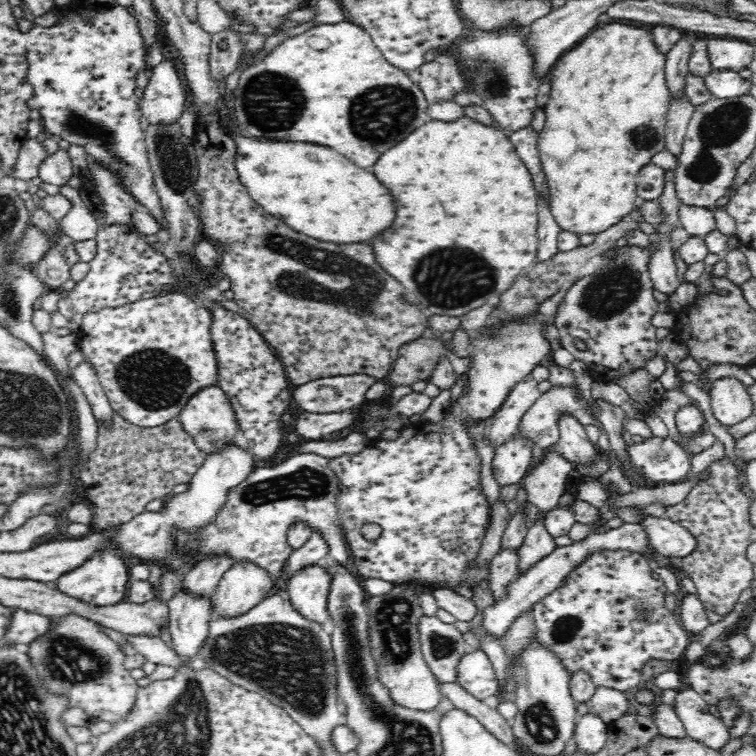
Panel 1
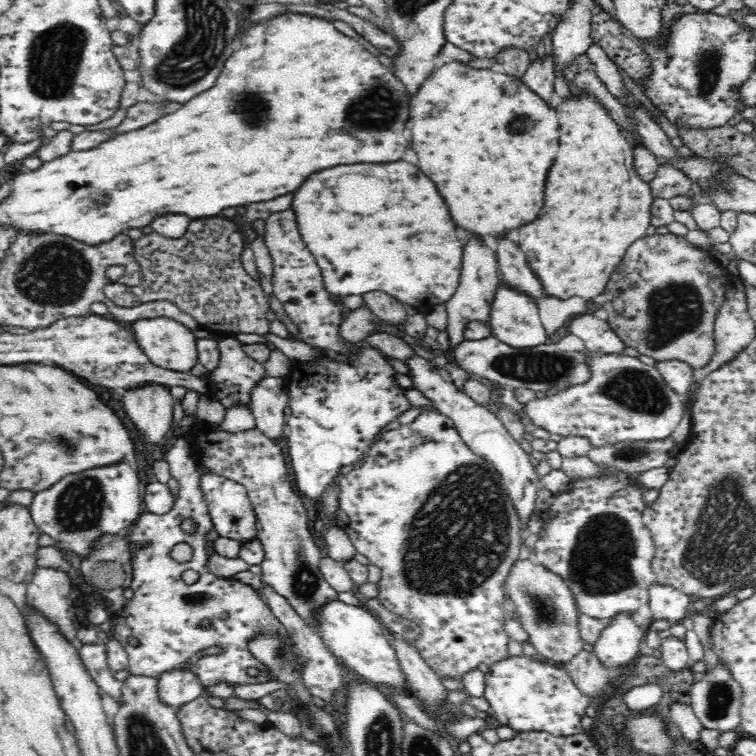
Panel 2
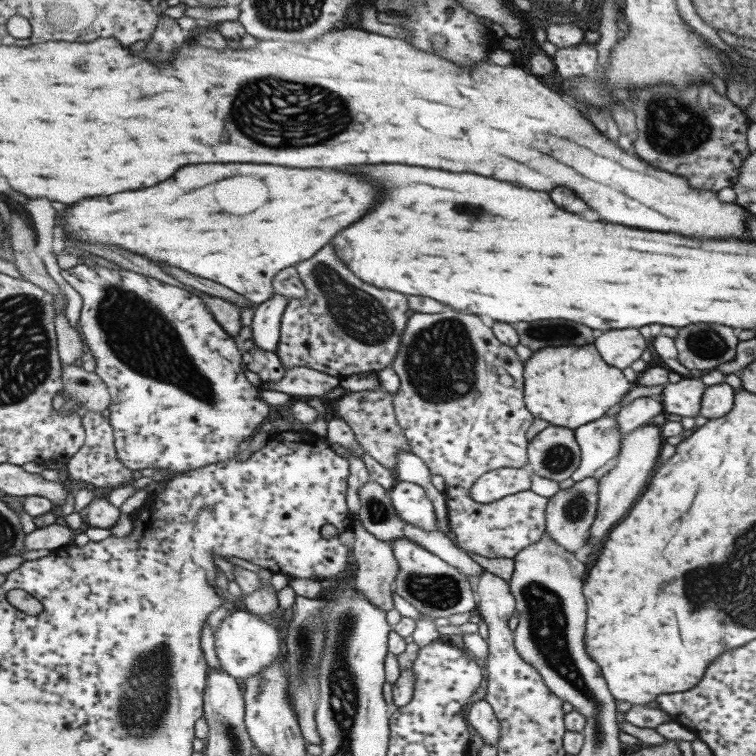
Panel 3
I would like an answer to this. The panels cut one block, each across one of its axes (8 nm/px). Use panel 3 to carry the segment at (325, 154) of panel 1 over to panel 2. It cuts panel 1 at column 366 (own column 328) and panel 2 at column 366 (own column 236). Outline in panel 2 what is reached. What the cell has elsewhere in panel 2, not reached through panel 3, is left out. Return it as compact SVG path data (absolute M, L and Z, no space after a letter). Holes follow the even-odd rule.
M400 160L382 166L358 164L322 170L294 196L294 212L301 237L315 256L326 289L334 294L361 295L379 290L417 310L427 310L449 301L459 286L463 256L456 224L436 184L410 162Z

